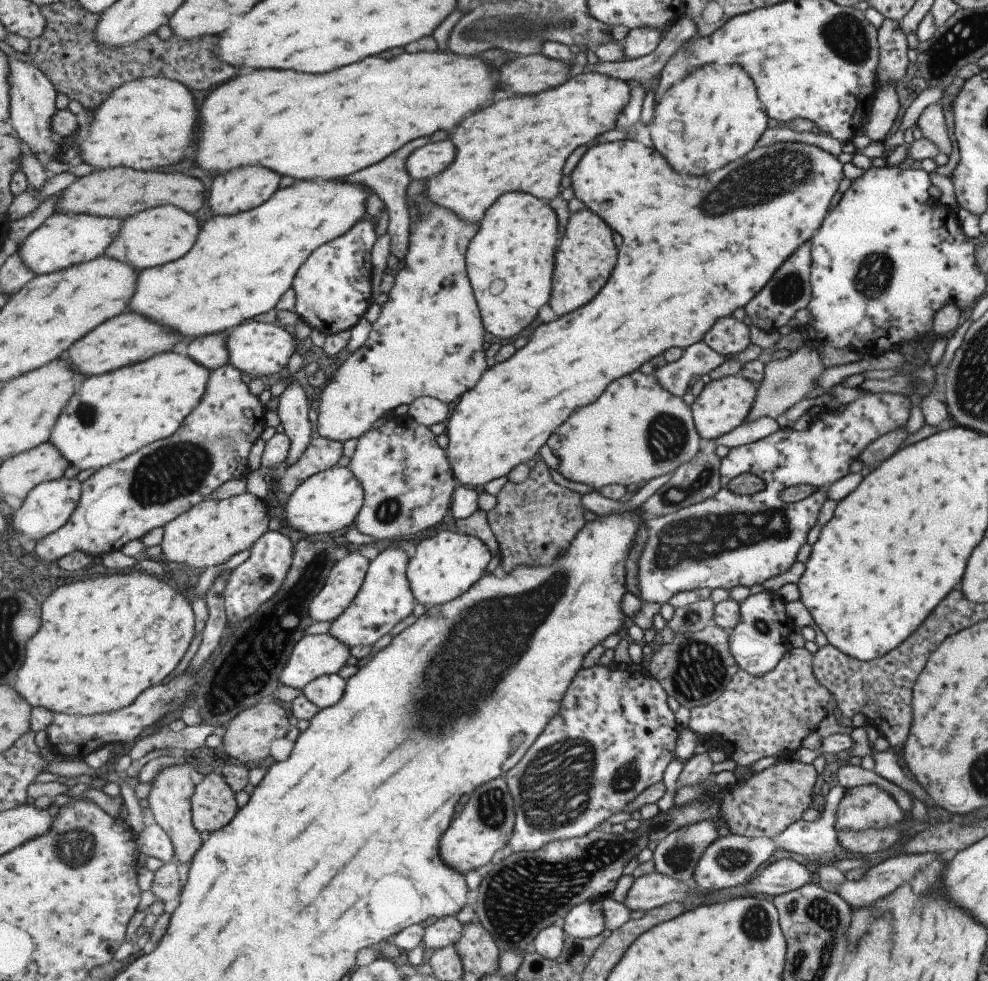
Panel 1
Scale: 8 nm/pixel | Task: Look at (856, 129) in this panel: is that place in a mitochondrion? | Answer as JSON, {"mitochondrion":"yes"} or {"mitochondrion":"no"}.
{"mitochondrion":"no"}

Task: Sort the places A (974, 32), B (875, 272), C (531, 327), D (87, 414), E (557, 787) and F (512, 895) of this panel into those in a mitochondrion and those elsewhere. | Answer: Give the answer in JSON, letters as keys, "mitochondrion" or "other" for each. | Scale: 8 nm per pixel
{"A":"mitochondrion","B":"mitochondrion","C":"other","D":"mitochondrion","E":"mitochondrion","F":"mitochondrion"}

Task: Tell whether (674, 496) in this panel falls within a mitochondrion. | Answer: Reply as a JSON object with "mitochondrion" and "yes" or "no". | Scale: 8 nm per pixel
{"mitochondrion":"yes"}

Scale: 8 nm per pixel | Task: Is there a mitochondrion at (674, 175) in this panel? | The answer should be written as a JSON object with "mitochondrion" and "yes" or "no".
{"mitochondrion":"no"}

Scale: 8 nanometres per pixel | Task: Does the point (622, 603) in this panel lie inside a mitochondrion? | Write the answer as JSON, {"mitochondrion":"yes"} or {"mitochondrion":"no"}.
{"mitochondrion":"no"}

